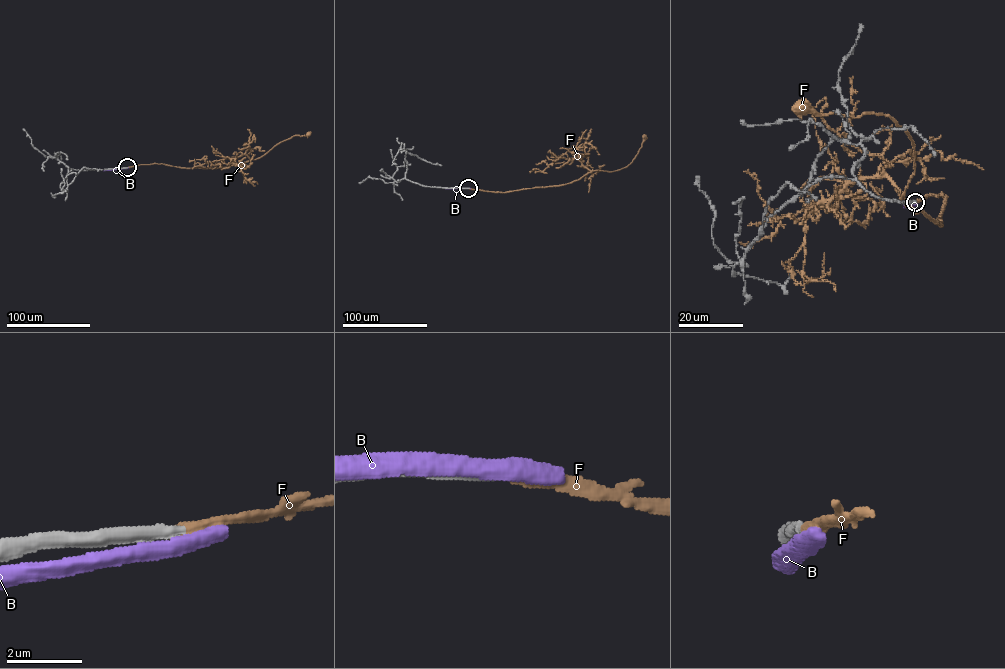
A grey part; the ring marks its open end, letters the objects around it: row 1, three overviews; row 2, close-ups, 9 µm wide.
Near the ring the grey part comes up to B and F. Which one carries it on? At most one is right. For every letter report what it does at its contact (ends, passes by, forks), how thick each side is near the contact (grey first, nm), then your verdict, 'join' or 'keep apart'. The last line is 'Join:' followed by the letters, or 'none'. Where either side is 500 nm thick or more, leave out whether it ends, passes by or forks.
B: 500/440 nm | keep apart
F: it ends | 400/320 nm | join
Join: F

